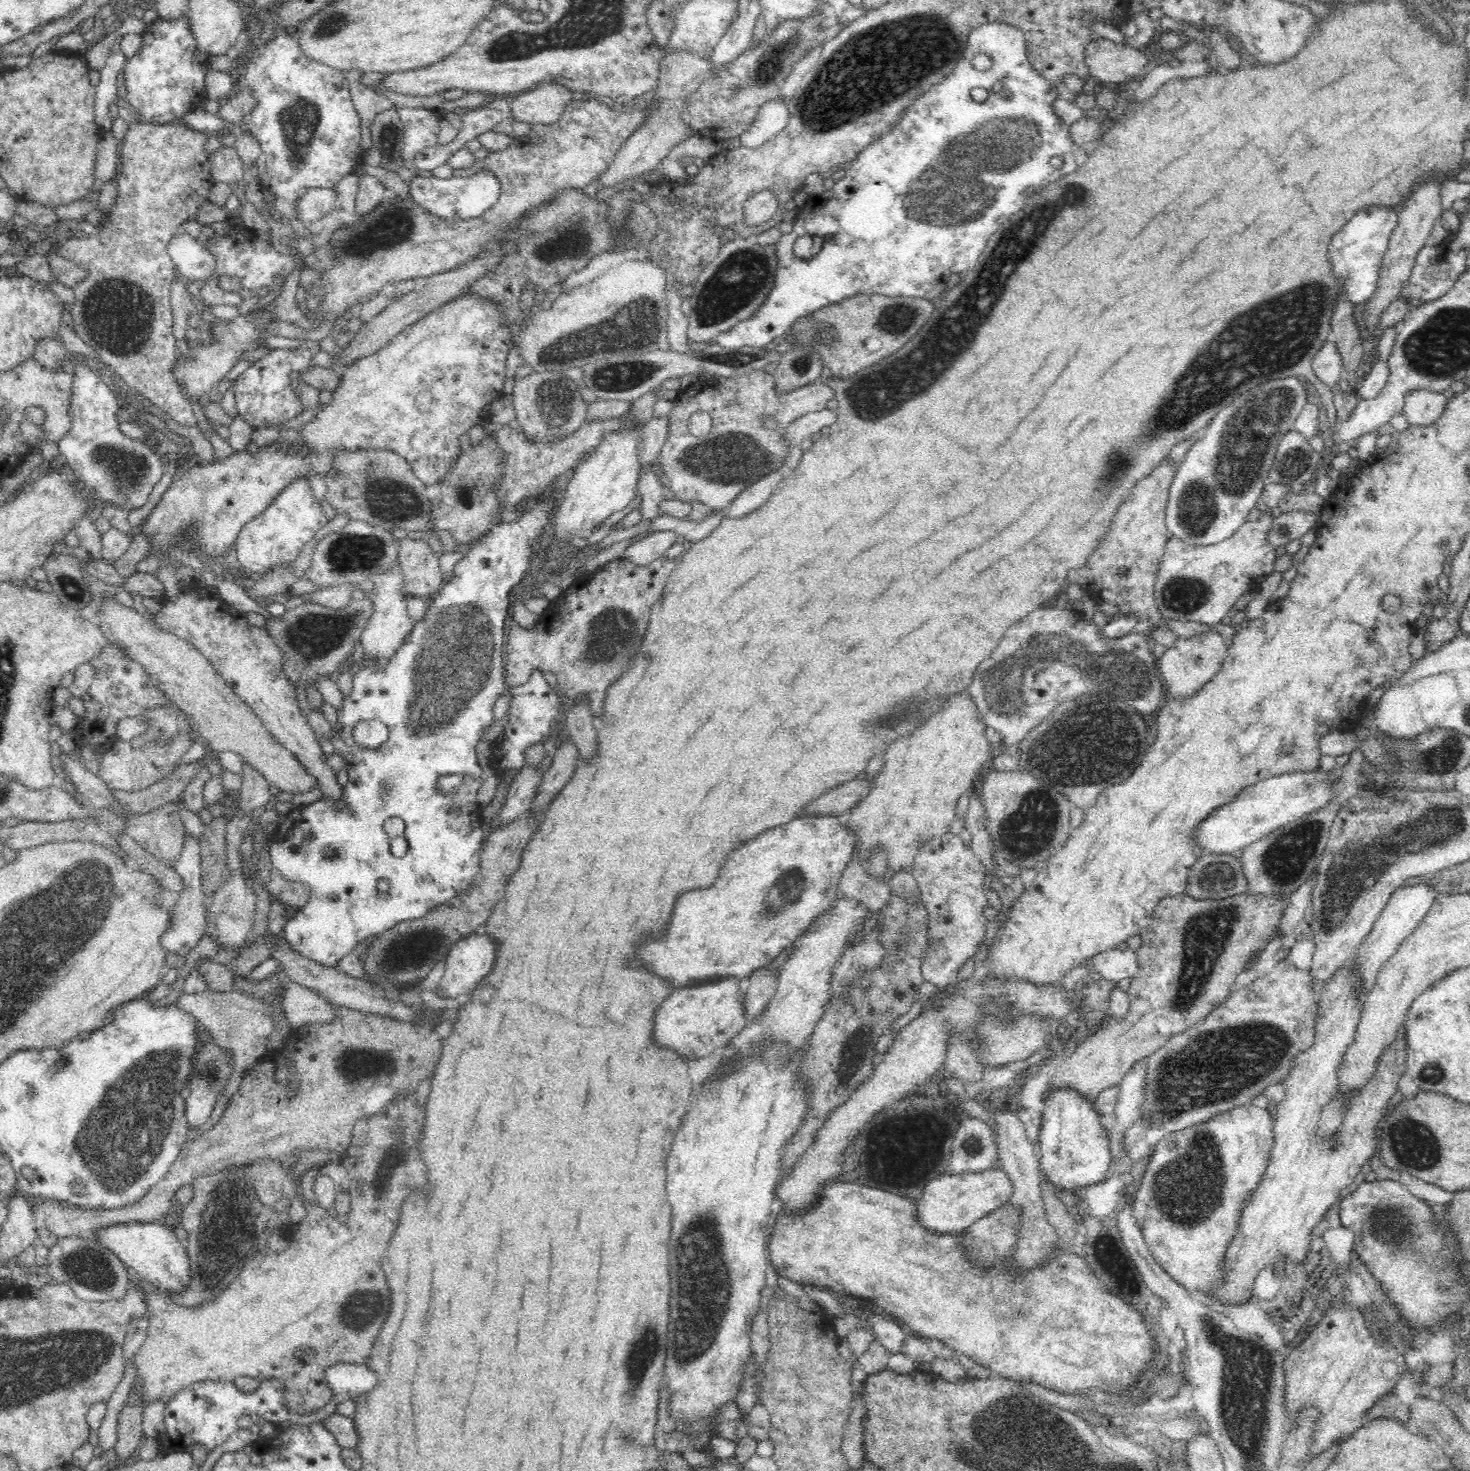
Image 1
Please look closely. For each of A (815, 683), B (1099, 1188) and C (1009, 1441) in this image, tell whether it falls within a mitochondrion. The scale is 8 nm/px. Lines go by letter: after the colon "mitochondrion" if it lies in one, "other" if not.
A: other
B: other
C: mitochondrion

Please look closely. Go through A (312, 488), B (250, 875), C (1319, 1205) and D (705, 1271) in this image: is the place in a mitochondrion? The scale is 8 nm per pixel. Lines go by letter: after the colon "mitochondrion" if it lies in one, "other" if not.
A: other
B: other
C: other
D: mitochondrion

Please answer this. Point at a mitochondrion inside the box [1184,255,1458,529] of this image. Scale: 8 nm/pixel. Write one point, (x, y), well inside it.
(1290, 460)

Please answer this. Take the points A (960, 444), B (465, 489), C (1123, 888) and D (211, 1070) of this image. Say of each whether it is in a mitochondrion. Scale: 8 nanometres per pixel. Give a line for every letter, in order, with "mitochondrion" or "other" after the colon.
A: other
B: mitochondrion
C: other
D: mitochondrion

